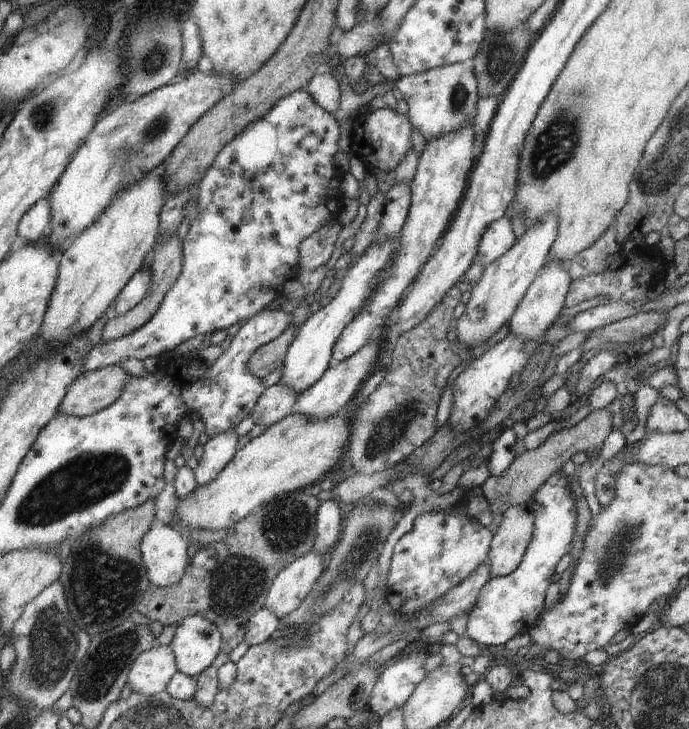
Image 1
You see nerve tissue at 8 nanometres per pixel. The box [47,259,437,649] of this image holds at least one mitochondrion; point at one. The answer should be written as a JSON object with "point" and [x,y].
{"point":[99,596]}

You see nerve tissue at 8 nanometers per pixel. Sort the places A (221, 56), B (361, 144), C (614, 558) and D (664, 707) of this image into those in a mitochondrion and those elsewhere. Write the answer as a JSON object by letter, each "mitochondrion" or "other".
{"A":"other","B":"other","C":"mitochondrion","D":"mitochondrion"}

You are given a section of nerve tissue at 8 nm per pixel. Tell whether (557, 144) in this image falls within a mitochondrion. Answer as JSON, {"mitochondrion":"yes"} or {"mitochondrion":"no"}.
{"mitochondrion":"yes"}

